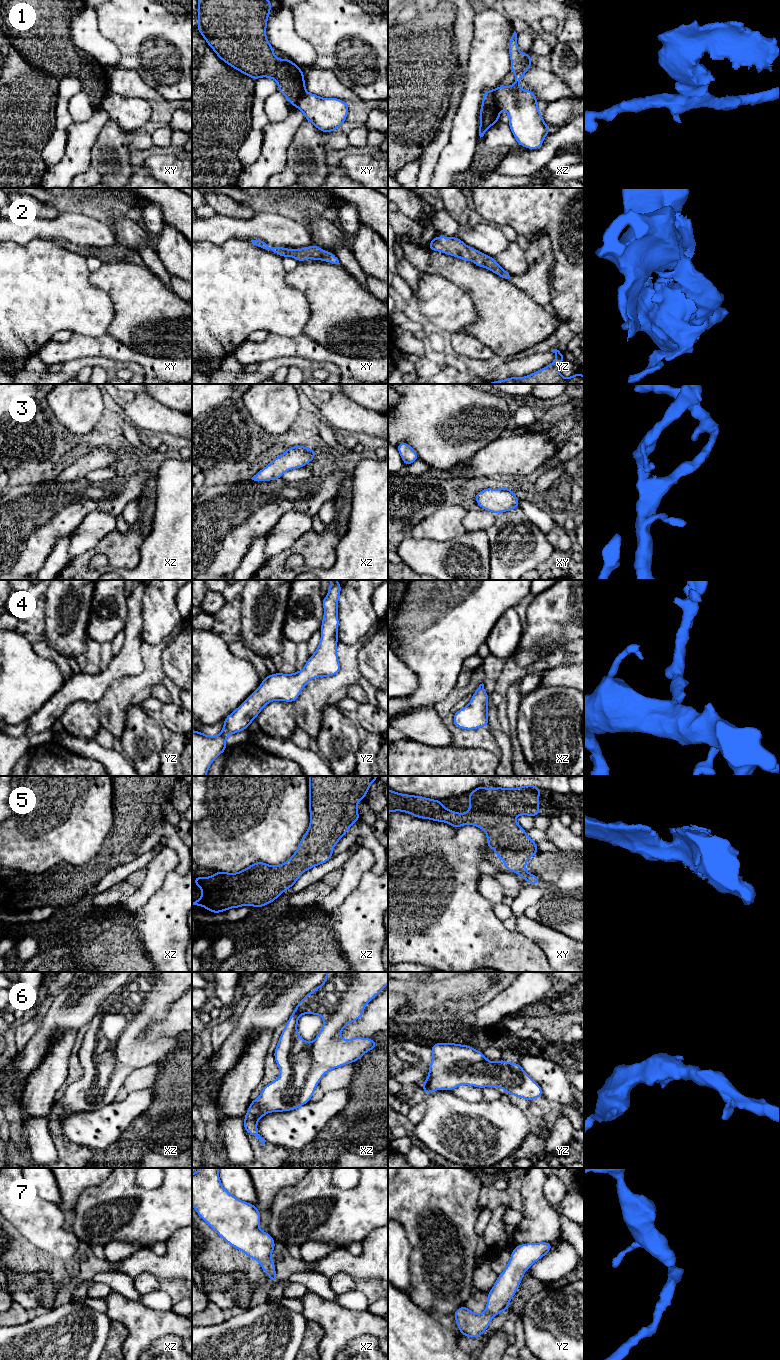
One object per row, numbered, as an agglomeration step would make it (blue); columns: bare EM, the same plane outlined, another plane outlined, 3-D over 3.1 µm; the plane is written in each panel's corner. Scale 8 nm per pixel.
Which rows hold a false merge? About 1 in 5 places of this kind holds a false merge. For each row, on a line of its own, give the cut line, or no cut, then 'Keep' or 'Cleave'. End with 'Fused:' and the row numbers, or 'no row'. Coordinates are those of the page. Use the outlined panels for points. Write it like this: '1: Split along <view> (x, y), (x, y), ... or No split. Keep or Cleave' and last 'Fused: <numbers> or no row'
1: Split along xz (492, 90), (495, 103), (500, 109). Cleave
2: No split. Keep
3: No split. Keep
4: No split. Keep
5: No split. Keep
6: No split. Keep
7: No split. Keep
Fused: 1

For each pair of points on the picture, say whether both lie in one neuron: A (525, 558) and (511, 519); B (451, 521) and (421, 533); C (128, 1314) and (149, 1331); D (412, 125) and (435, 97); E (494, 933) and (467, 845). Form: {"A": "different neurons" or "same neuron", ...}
{"A": "same neuron", "B": "same neuron", "C": "same neuron", "D": "same neuron", "E": "same neuron"}

